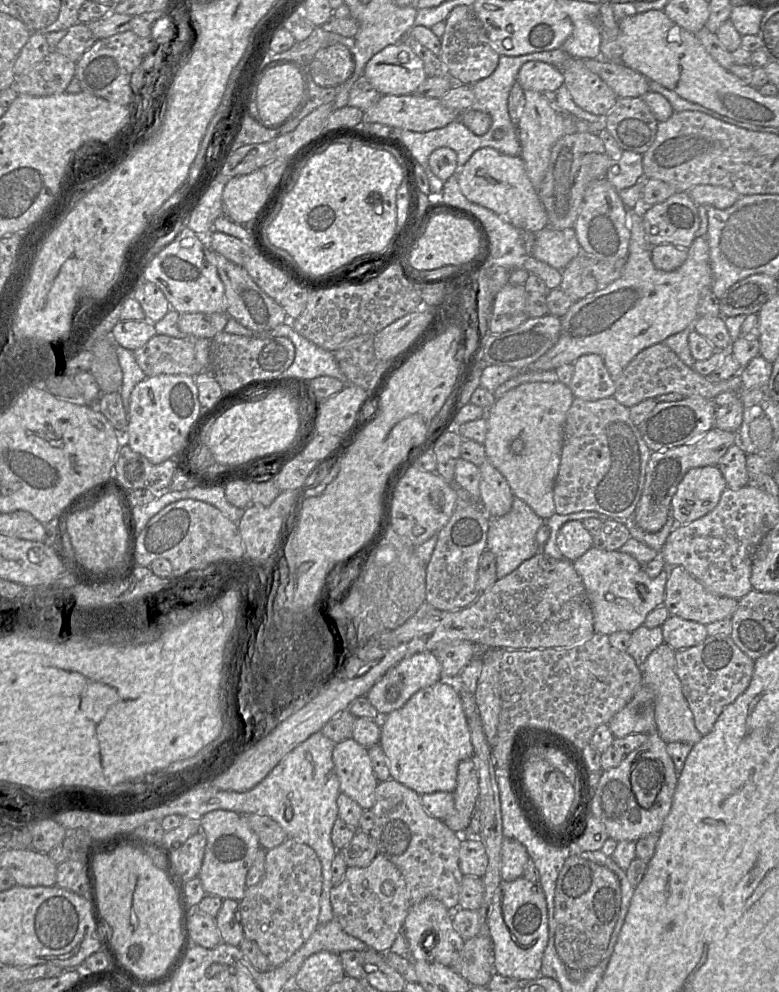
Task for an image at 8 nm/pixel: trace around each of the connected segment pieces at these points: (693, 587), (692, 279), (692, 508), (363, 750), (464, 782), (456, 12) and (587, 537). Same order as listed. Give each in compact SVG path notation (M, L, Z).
M682 566L671 567L664 600L670 615L708 625L731 618L738 601L709 592Z
M642 206L627 209L627 218L630 243L622 275L576 301L560 318L561 330L556 344L525 370L556 370L564 364L574 364L582 355L593 353L602 357L615 381L638 353L692 326L699 317L699 300L711 290L712 281L706 235L694 238L687 248L687 259L680 267L673 271L662 271L652 263L653 246L645 237Z
M718 466L692 468L678 485L671 513L682 525L688 525L711 512L726 488L726 480Z
M353 738L346 739L335 745L332 758L340 782L340 793L348 795L362 809L371 809L376 801L379 781L368 748Z
M473 758L458 764L457 787L453 794L453 813L443 821L451 830L463 833L470 824L479 795L479 776Z
M459 5L453 8L445 20L445 31L440 40L439 59L446 66L448 76L454 82L471 85L488 77L497 67L501 55L489 40L471 6Z
M570 520L559 529L556 543L564 558L573 562L593 546L593 536L582 521Z

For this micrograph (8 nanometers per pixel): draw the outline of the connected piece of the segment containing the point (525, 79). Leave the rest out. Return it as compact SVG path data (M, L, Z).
M527 61L520 67L516 81L523 90L556 91L563 83L561 68L543 61Z

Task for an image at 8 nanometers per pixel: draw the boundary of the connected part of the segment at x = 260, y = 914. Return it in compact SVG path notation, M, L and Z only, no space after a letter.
M287 838L281 845L266 852L265 873L259 883L246 888L244 898L239 902L239 911L244 937L257 943L271 968L289 959L319 925L322 883L322 864L316 852L307 844Z

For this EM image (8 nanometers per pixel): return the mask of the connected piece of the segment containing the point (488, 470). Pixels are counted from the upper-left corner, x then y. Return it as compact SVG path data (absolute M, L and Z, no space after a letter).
M488 461L480 466L479 506L489 517L507 514L512 507L514 495L506 478Z

